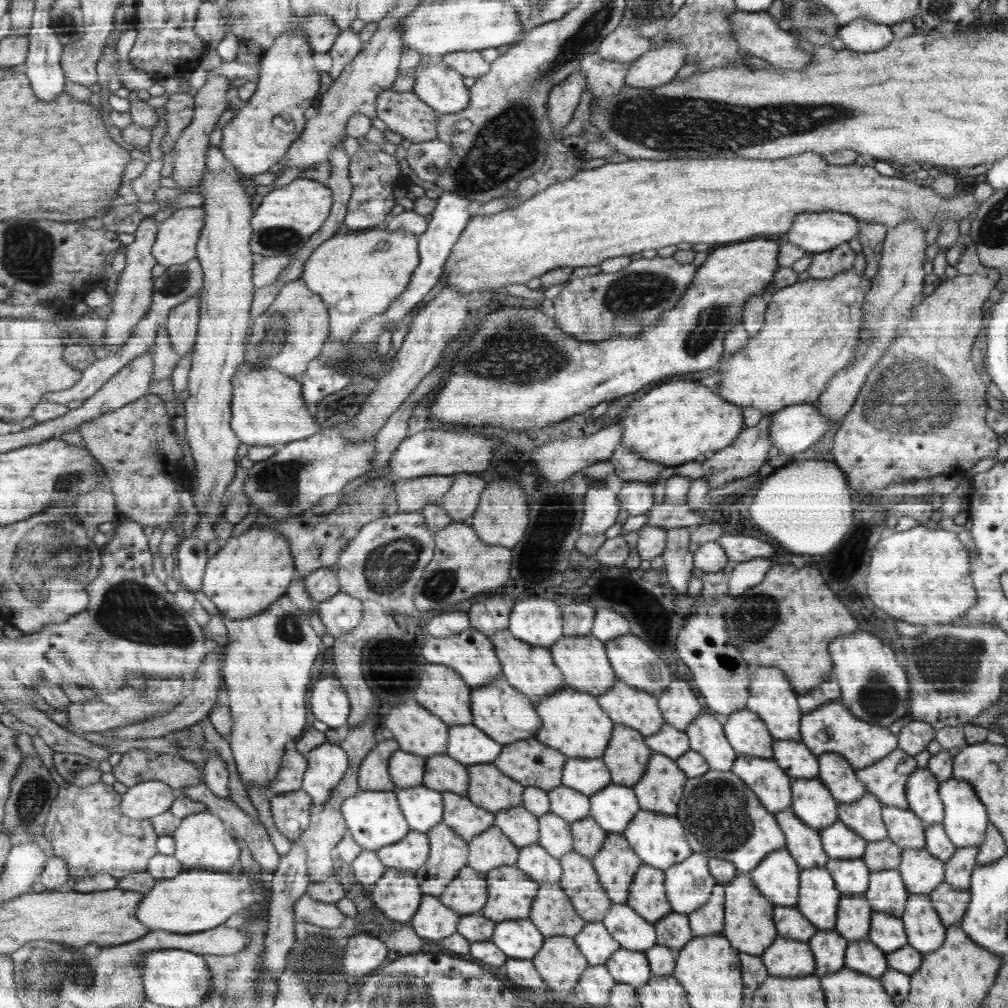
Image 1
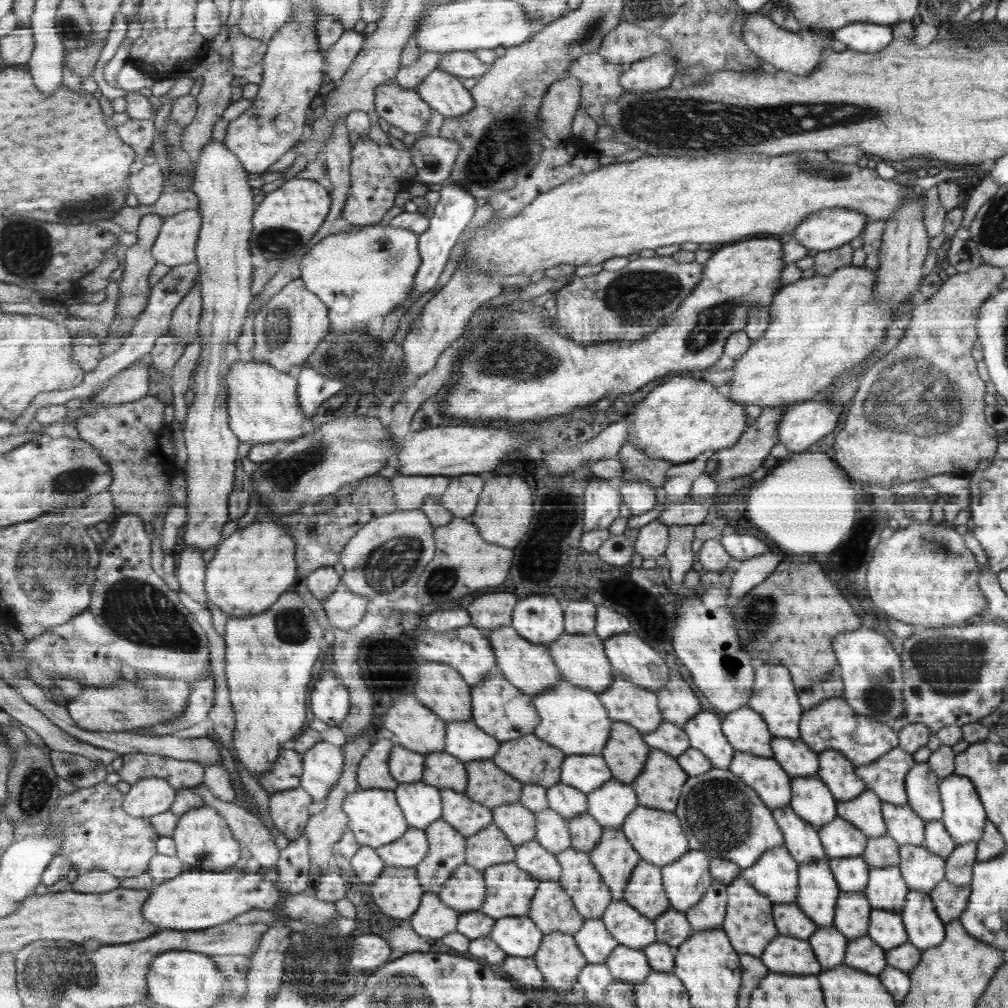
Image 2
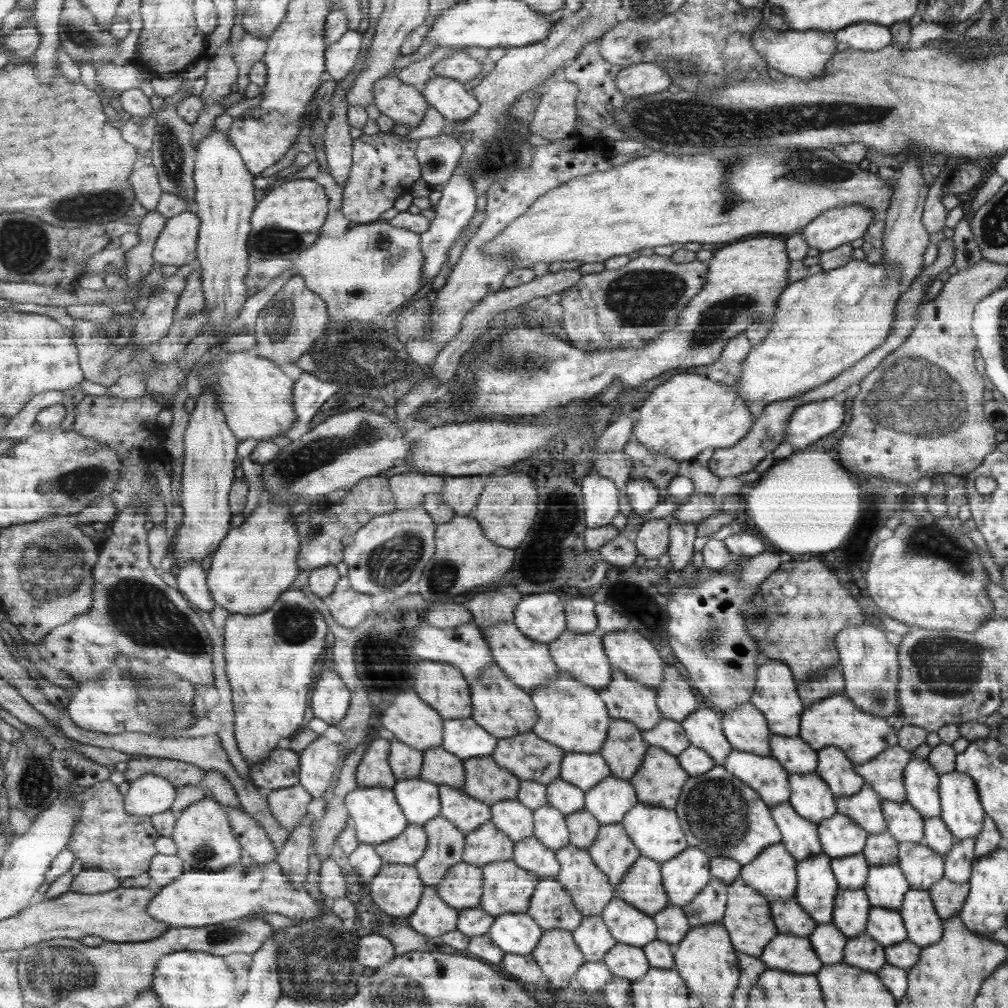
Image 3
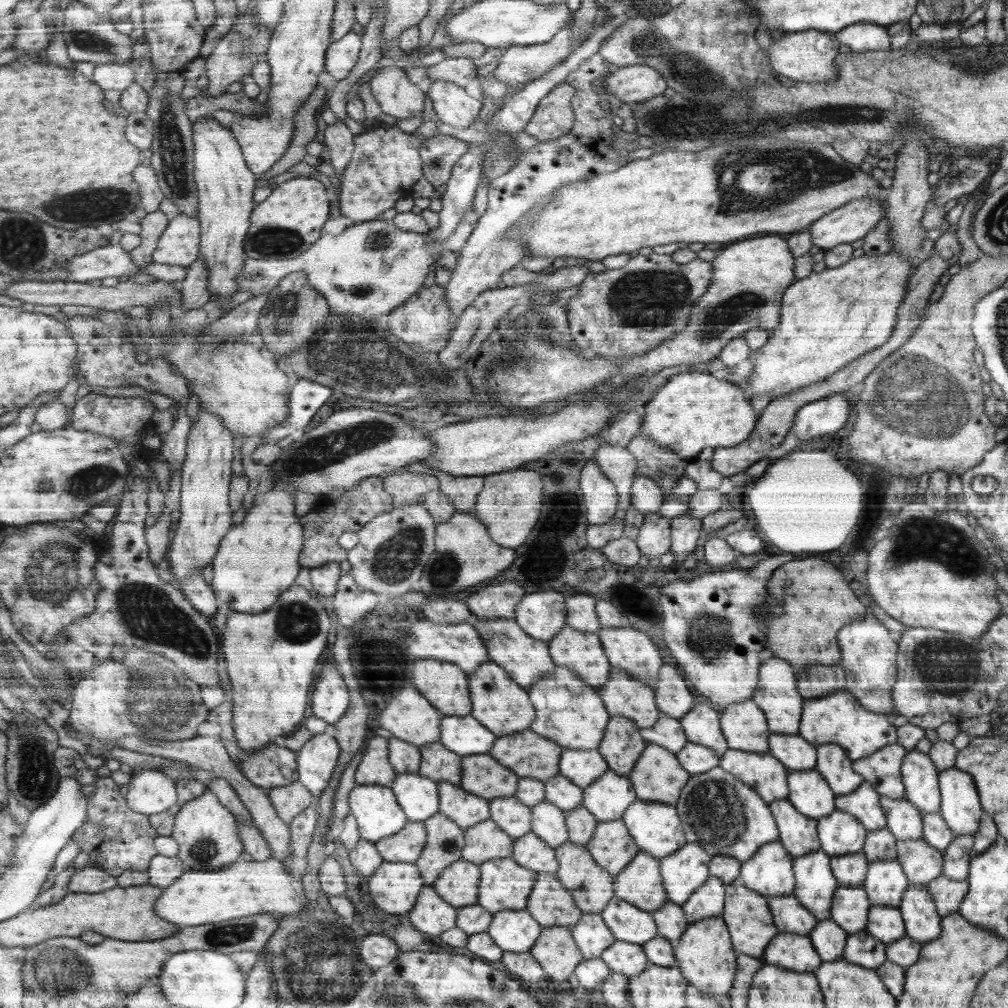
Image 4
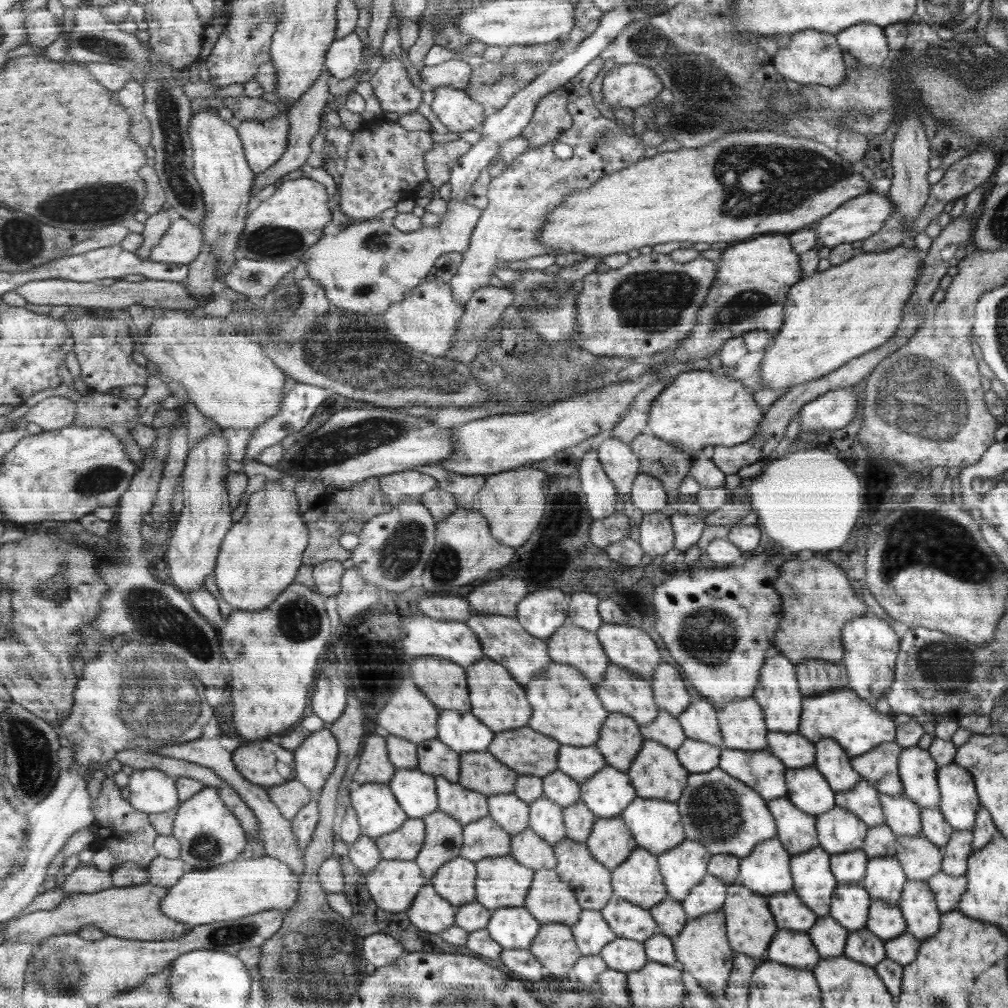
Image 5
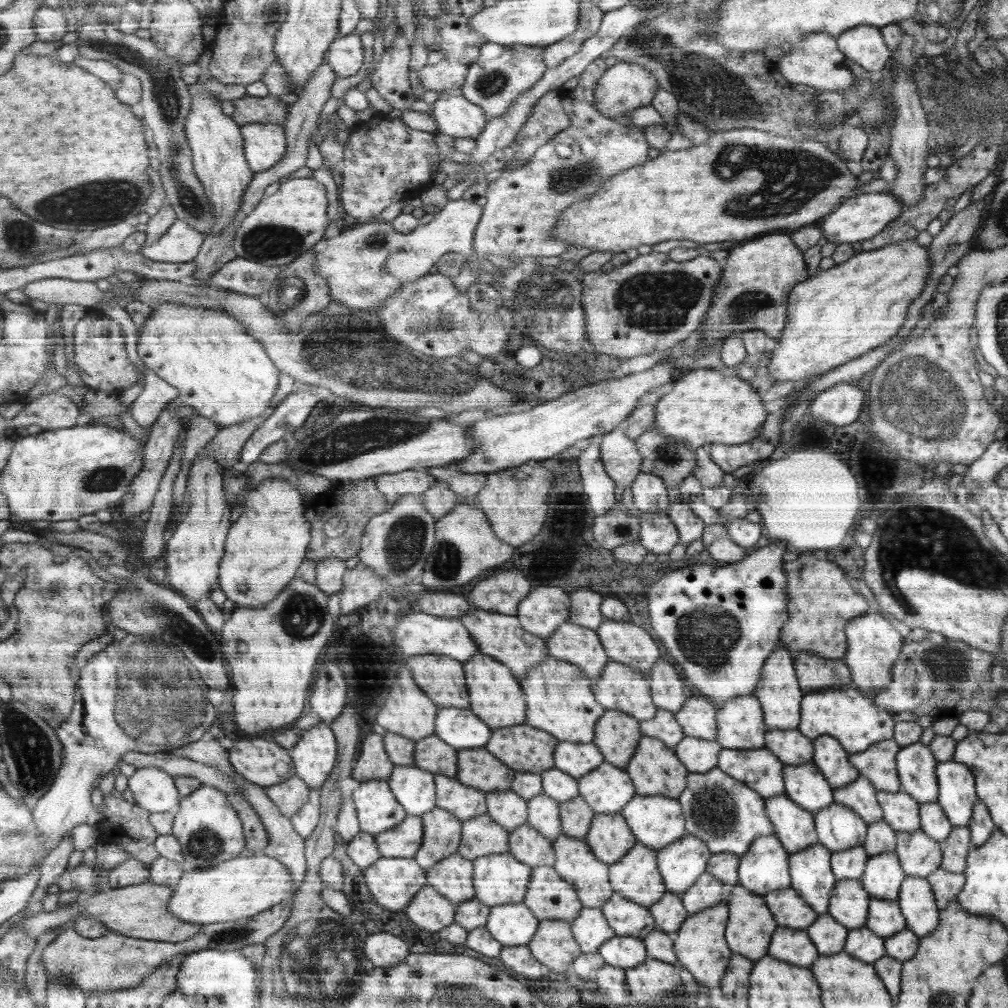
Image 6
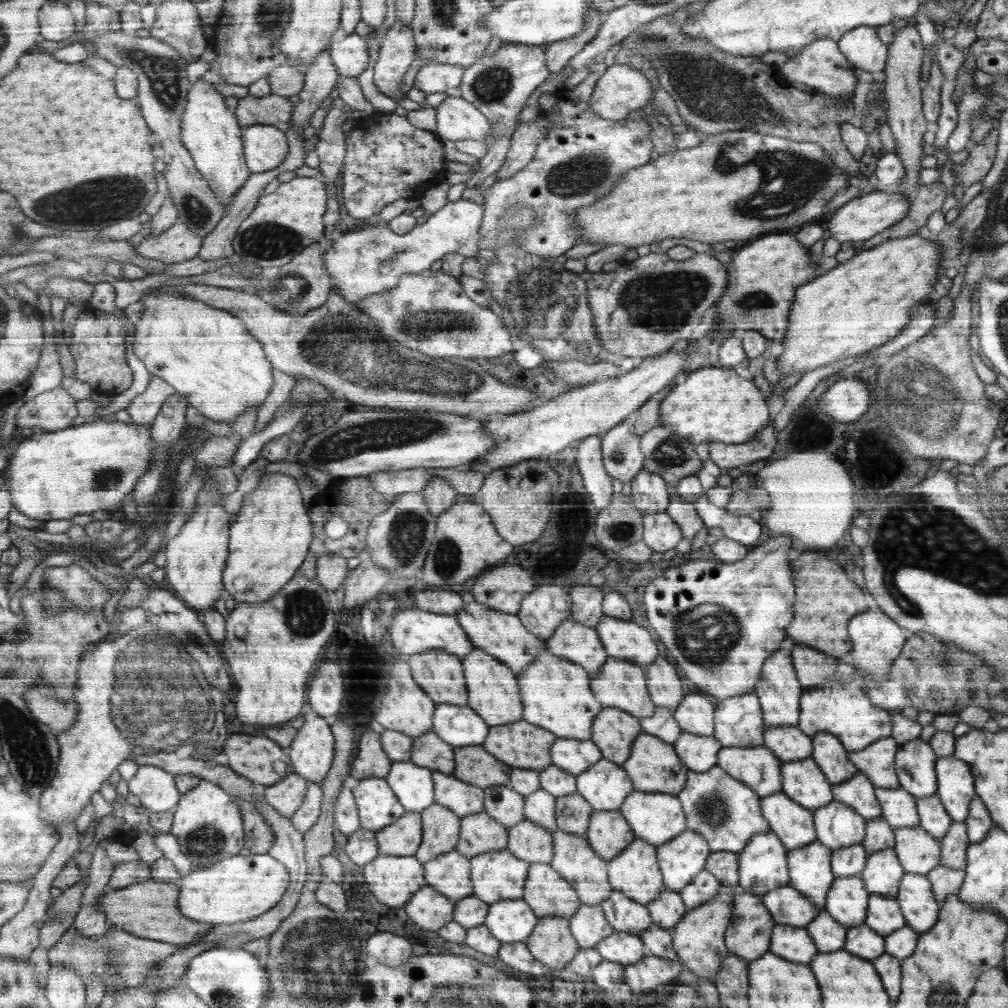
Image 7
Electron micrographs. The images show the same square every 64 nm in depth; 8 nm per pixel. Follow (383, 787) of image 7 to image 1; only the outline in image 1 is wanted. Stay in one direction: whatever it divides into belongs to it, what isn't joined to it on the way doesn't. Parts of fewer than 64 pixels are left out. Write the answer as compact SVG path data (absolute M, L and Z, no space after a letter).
M360 791L359 794L344 800L341 814L350 836L363 850L376 852L385 846L402 841L412 832L394 791Z

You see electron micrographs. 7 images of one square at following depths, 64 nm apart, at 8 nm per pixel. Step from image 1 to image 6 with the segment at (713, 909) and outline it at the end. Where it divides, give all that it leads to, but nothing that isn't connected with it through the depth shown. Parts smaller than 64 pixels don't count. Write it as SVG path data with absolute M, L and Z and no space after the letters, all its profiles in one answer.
M706 872L681 898L691 916L698 911L702 912L704 908L712 908L720 904L726 897L728 889L729 887L725 886L721 880Z

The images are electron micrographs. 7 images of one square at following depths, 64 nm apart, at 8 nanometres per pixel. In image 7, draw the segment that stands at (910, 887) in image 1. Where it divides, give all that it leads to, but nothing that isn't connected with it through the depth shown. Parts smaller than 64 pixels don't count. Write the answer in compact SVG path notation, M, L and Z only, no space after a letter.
M922 827L894 828L893 850L906 873L928 874L942 864L942 843Z

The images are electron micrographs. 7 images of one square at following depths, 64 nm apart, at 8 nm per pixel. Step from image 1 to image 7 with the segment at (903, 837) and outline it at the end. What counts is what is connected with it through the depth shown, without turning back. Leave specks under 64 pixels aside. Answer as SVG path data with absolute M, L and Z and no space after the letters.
M898 789L875 790L876 798L882 806L883 820L894 828L916 828L918 827L918 814L916 814L916 803L914 795Z

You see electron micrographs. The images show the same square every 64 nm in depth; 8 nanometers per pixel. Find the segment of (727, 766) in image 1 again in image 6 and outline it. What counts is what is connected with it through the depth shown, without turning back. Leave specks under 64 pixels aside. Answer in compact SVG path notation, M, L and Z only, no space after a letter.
M692 696L674 713L686 736L716 740L717 706L705 696Z

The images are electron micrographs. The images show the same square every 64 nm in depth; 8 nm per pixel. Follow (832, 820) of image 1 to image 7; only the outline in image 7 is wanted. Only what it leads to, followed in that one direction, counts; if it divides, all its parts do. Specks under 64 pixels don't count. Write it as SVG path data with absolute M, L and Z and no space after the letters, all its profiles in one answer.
M814 759L788 762L783 767L783 792L788 798L795 799L800 806L814 811L830 805L832 793L830 782Z

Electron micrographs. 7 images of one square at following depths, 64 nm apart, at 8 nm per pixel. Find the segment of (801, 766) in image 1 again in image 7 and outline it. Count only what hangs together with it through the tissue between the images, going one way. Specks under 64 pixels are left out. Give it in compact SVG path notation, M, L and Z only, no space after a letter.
M788 725L769 727L766 731L766 747L784 763L804 761L812 757L814 741L811 735L802 732Z

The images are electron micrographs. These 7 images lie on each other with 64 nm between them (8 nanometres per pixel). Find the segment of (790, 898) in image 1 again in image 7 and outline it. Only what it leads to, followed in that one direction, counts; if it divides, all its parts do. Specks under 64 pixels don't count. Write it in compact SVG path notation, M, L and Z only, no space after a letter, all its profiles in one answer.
M758 833L751 838L747 848L739 852L739 886L748 893L764 896L772 890L790 884L790 865L787 847L776 833Z

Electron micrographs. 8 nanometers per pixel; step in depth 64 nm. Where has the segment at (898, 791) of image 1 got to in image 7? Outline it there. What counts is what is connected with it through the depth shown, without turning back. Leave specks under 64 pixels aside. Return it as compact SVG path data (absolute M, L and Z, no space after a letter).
M880 738L865 750L850 752L850 760L874 784L875 789L898 789L895 755L899 751L895 738Z

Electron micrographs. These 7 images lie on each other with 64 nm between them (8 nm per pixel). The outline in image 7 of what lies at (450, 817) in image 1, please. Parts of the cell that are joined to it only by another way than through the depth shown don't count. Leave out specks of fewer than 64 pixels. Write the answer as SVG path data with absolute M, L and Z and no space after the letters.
M438 771L434 772L434 780L435 802L454 811L460 820L486 810L486 793L482 787Z

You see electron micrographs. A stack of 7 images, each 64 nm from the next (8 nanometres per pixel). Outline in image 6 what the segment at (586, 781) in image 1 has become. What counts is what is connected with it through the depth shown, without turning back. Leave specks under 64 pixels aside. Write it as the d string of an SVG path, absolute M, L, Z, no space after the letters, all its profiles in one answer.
M559 741L555 751L555 769L562 770L577 780L597 770L606 762L602 752L593 742L580 744Z

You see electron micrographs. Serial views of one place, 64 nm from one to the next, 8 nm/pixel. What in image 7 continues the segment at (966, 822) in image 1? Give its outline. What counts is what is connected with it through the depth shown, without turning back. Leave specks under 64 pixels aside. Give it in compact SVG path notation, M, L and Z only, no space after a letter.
M938 758L938 798L943 801L947 814L956 822L964 822L969 815L969 806L974 798L975 780L970 766L959 759Z

